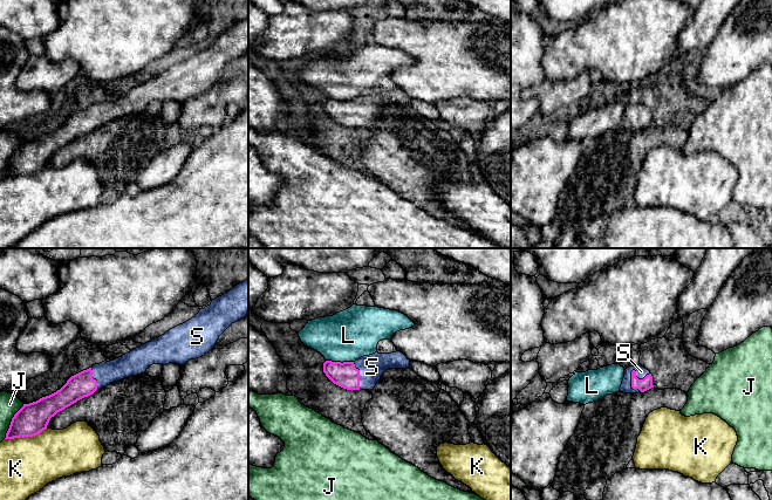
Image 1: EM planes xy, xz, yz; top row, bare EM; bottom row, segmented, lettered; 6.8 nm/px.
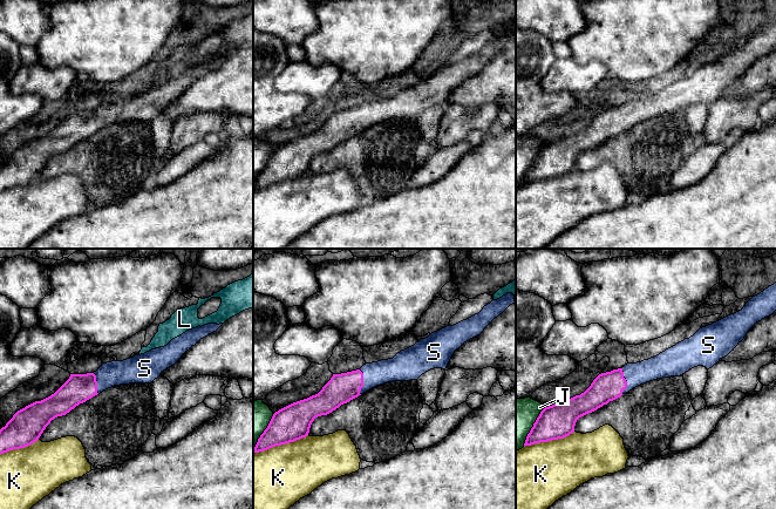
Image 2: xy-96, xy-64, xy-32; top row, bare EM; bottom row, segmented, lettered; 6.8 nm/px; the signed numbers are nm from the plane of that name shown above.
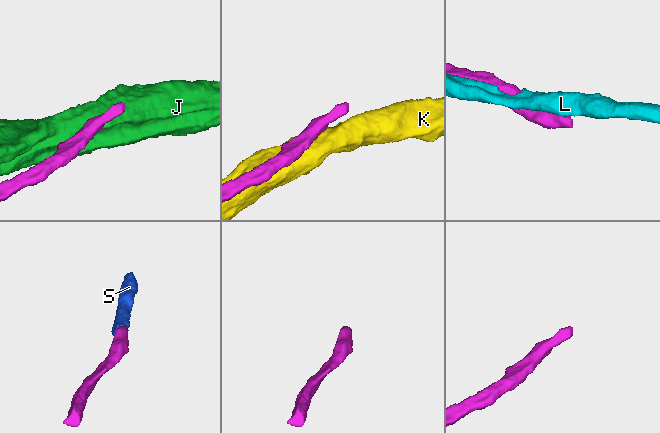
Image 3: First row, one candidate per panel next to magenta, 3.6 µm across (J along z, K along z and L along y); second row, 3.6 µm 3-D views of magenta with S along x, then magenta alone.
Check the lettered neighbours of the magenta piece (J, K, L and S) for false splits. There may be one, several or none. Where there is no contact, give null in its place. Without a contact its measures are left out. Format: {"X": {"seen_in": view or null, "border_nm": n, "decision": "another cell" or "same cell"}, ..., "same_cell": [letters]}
{"J": {"seen_in": "xy", "border_nm": 280, "decision": "another cell"}, "K": {"seen_in": "xy", "border_nm": 300, "decision": "another cell"}, "L": {"seen_in": "xz", "border_nm": 190, "decision": "another cell"}, "S": {"seen_in": "yz", "border_nm": 170, "decision": "same cell"}, "same_cell": ["S"]}

